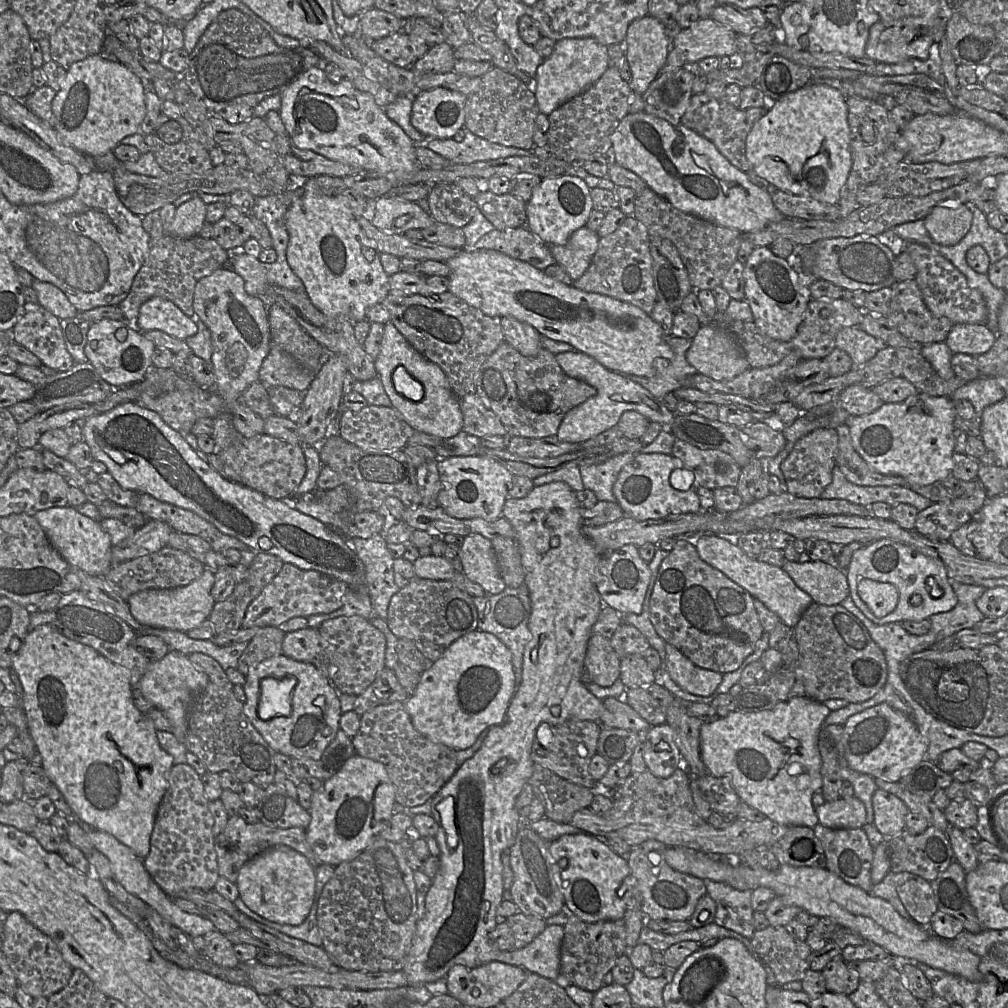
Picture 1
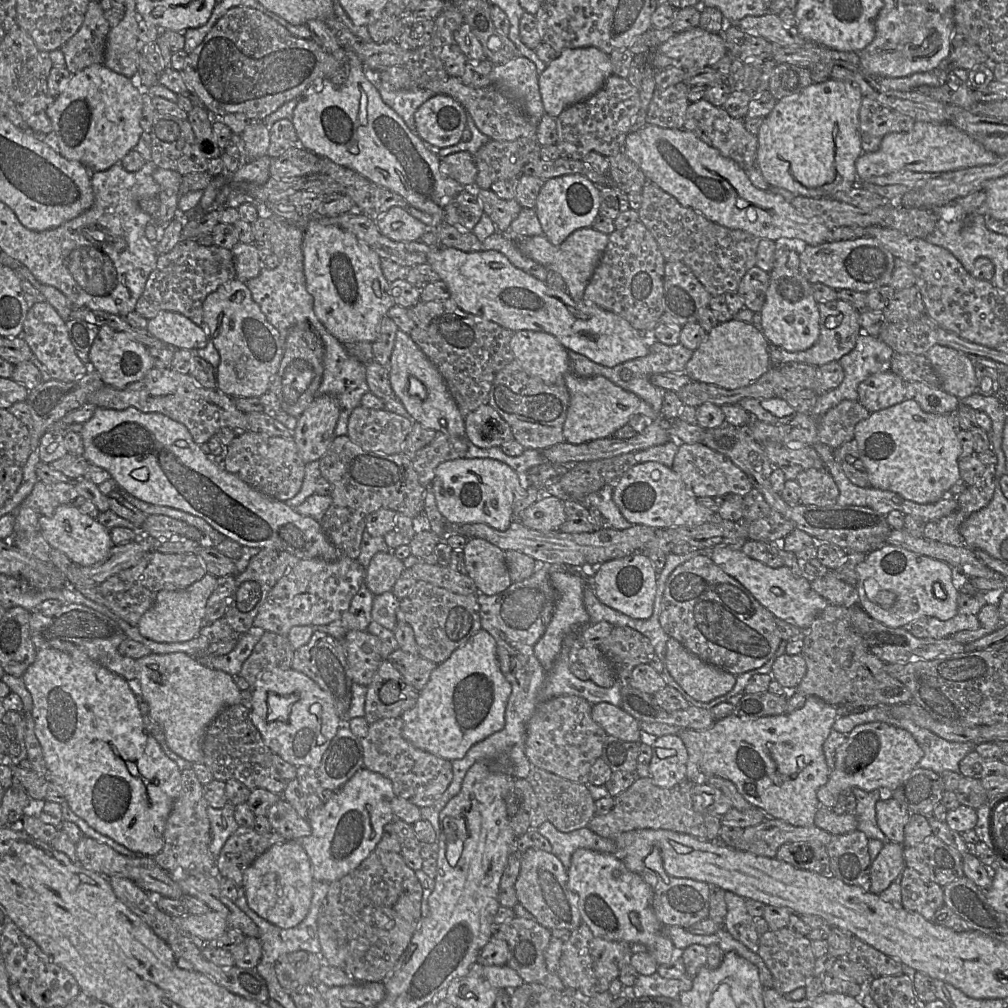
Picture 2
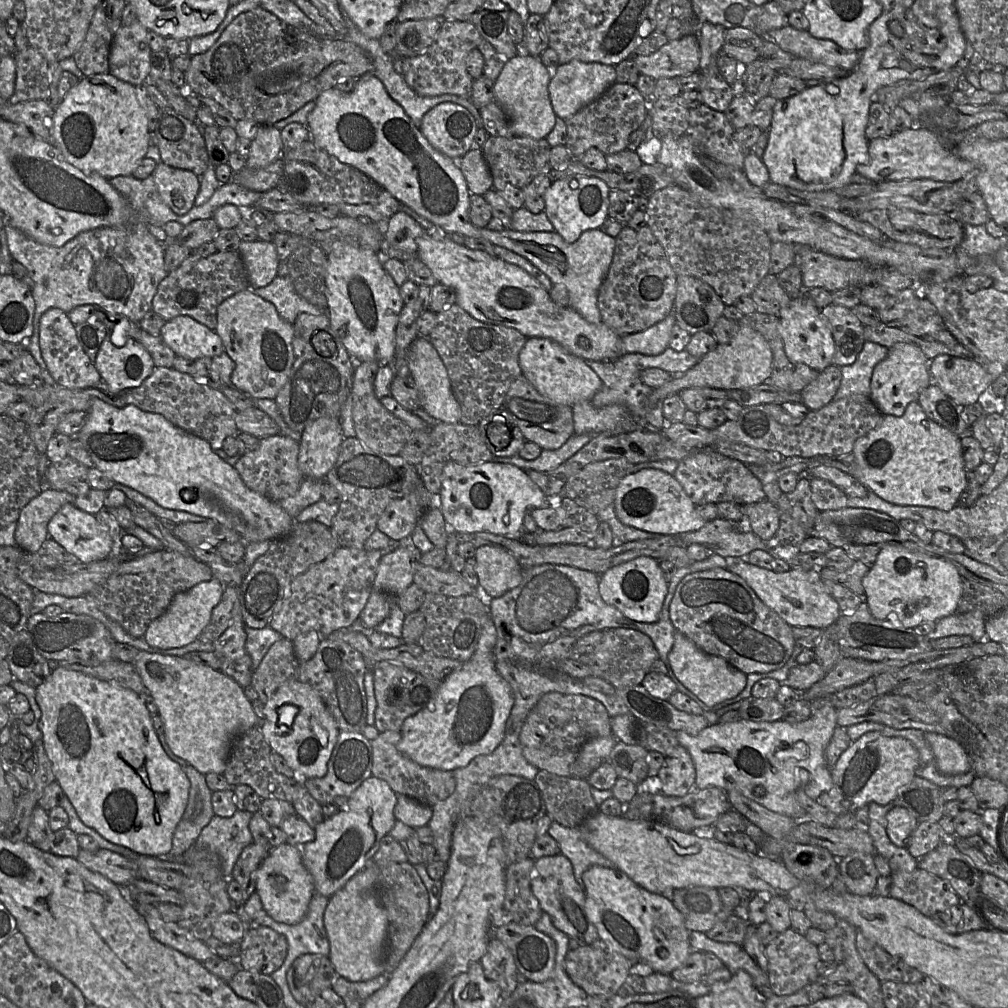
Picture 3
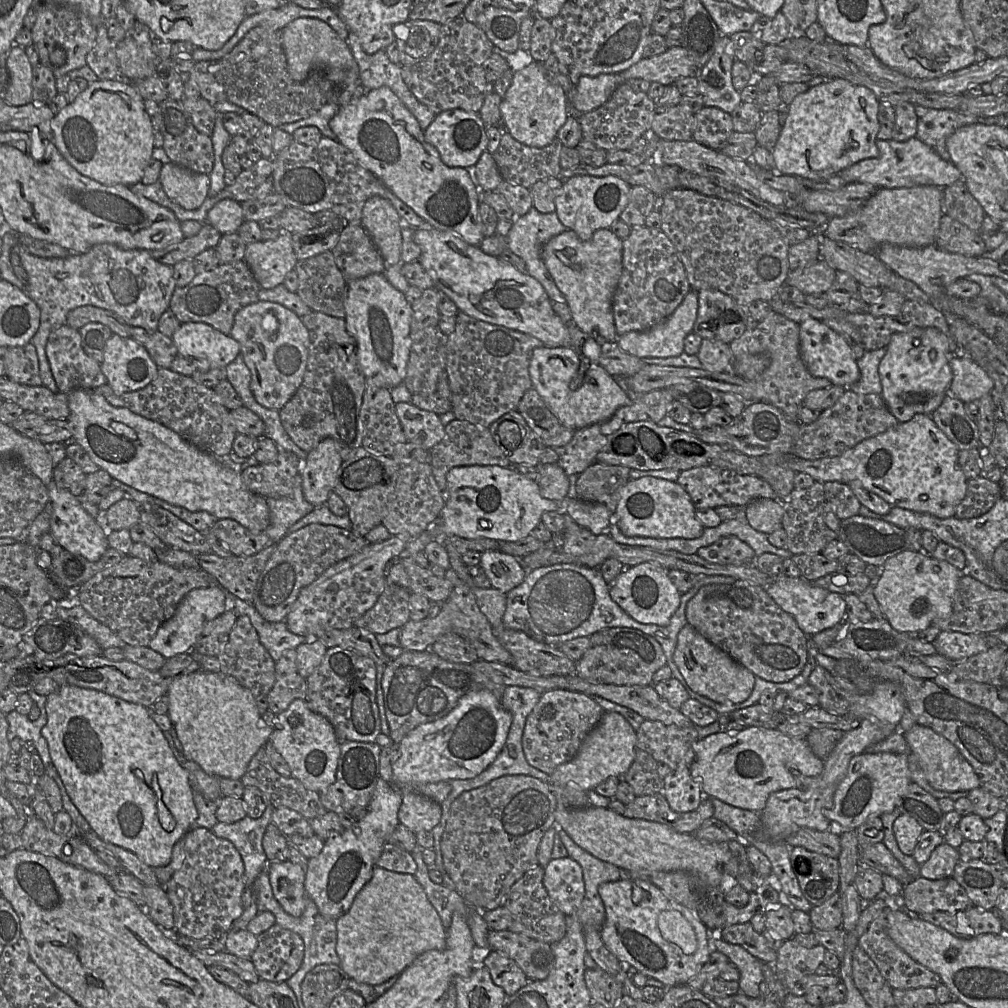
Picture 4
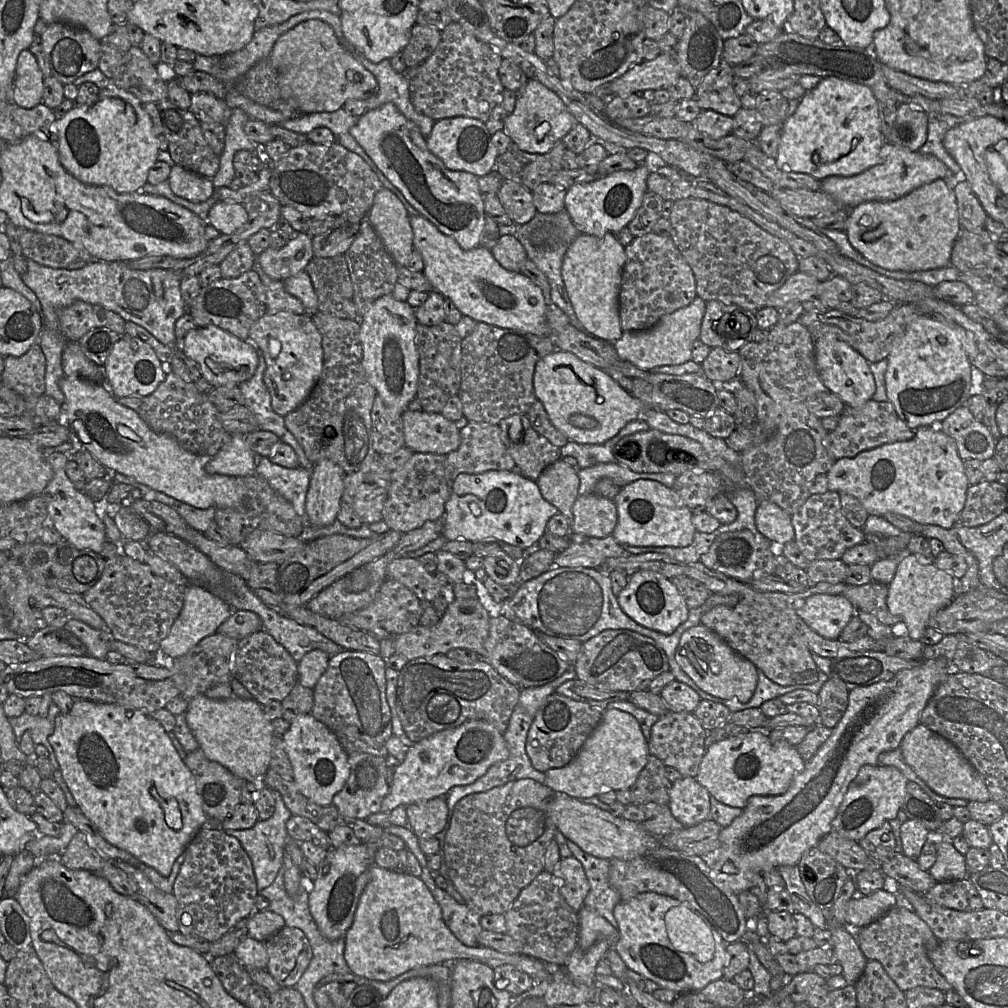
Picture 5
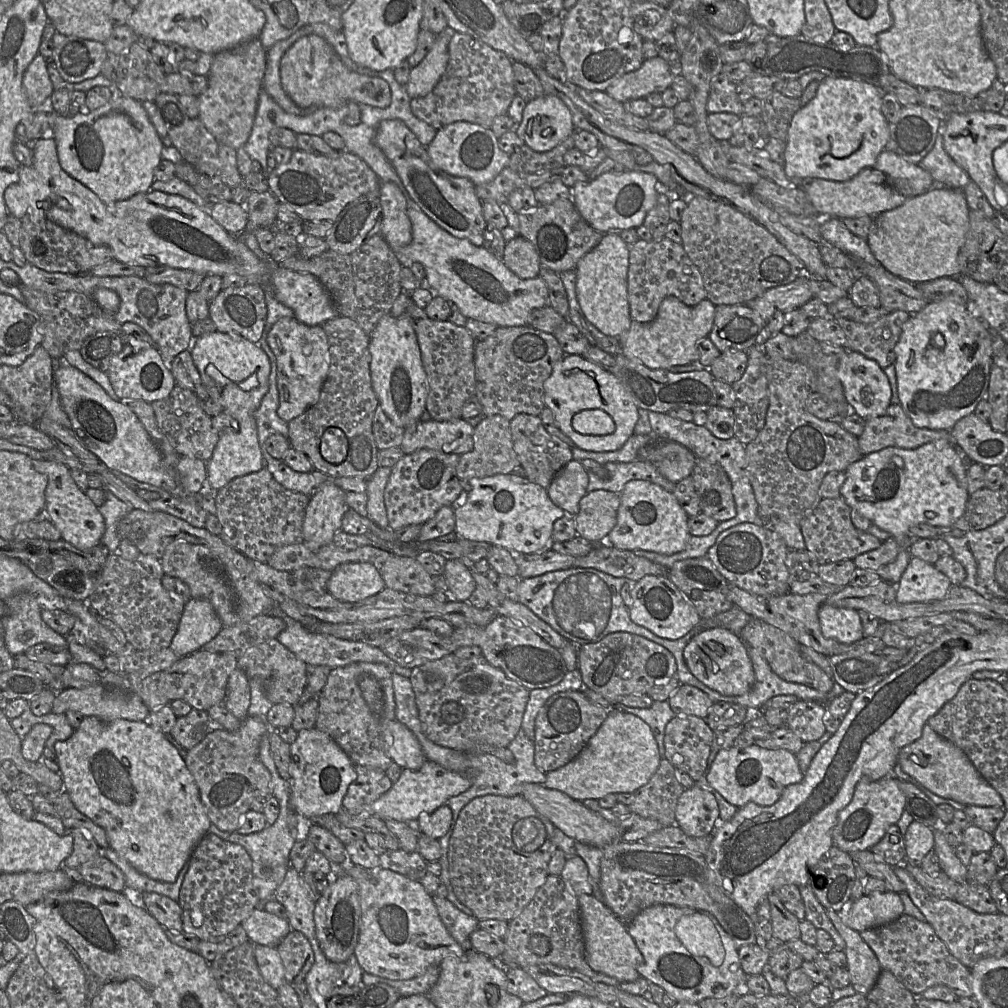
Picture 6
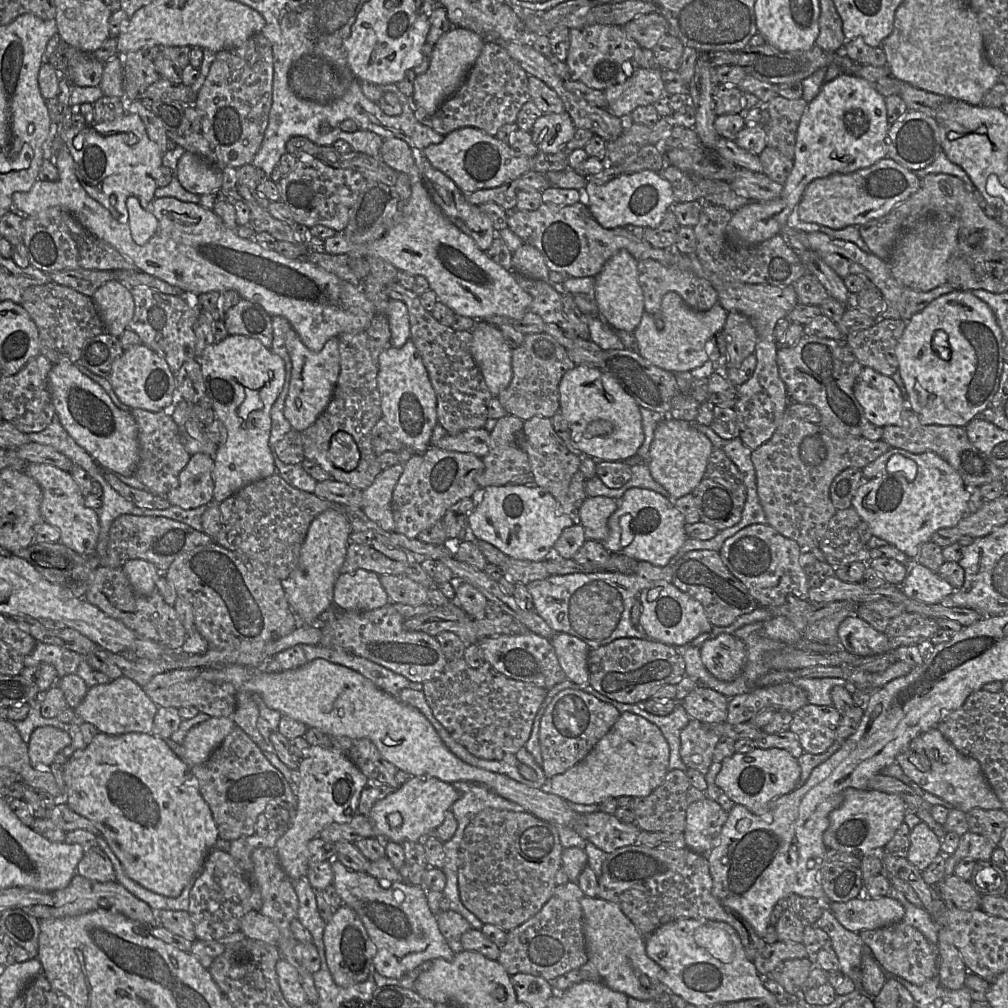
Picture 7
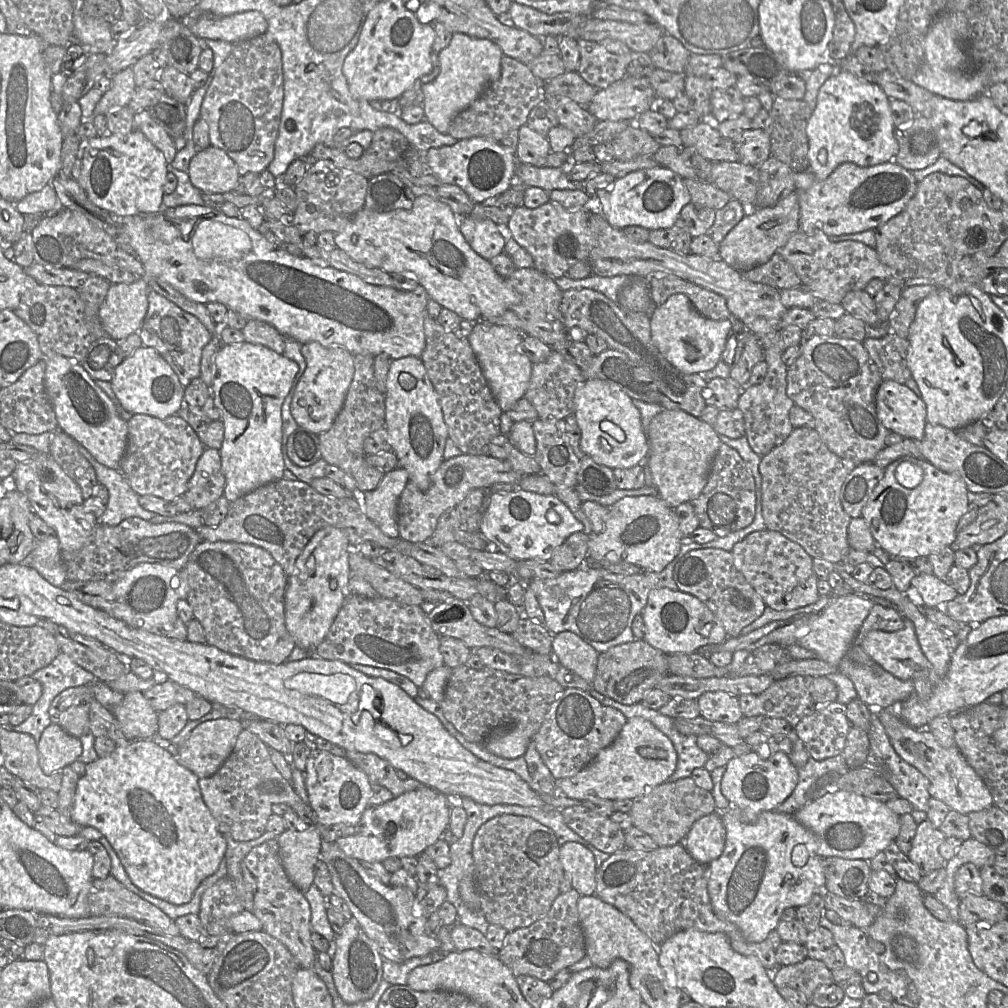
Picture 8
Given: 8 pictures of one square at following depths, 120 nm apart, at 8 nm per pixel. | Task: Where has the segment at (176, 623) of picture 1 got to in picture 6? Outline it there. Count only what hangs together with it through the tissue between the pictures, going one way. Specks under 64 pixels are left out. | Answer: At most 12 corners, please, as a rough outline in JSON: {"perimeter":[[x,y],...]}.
{"perimeter":[[209,601],[185,604],[169,648],[180,658],[222,628]]}

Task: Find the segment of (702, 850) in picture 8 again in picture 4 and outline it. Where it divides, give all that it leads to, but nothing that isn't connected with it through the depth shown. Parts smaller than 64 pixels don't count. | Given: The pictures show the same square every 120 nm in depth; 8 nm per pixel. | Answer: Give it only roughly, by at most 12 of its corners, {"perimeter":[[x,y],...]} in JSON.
{"perimeter":[[689,766],[664,779],[662,794],[676,812],[698,808],[704,793]]}

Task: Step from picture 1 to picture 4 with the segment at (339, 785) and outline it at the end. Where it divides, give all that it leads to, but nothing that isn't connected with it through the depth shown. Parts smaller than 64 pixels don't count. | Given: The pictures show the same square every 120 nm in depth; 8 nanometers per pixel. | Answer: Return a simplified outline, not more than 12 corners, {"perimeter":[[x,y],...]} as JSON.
{"perimeter":[[378,778],[358,827],[308,860],[305,890],[337,920],[400,824],[402,791]]}

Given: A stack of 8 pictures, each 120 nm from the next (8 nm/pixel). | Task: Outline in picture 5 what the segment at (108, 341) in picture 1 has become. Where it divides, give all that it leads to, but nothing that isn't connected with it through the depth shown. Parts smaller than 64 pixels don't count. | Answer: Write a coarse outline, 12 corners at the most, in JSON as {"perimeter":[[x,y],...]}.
{"perimeter":[[121,336],[103,366],[115,398],[148,396],[168,372],[154,350]]}

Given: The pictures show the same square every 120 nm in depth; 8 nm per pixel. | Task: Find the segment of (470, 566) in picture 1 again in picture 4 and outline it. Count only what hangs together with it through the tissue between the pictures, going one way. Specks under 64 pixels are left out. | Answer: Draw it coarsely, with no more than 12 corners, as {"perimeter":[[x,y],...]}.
{"perimeter":[[481,553],[480,565],[494,589],[507,593],[523,582],[520,558]]}

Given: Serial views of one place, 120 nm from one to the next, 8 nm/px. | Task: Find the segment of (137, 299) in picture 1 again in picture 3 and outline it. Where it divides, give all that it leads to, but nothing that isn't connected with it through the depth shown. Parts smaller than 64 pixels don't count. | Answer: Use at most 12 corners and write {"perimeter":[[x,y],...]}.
{"perimeter":[[238,251],[192,252],[151,311],[215,331],[219,304],[249,288]]}

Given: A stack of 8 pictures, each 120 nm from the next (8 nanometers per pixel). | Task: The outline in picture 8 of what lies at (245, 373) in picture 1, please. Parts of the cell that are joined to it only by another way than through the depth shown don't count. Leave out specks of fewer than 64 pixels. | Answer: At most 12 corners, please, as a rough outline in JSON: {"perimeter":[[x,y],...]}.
{"perimeter":[[302,344],[307,366],[291,401],[317,435],[340,412],[354,376],[343,347]]}

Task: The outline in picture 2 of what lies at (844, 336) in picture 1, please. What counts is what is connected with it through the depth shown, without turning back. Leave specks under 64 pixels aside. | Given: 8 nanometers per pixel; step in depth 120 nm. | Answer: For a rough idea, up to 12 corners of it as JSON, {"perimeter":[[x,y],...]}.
{"perimeter":[[862,332],[839,360],[842,383],[820,395],[809,413],[818,419],[843,400],[857,400],[859,384],[889,370],[894,353]]}

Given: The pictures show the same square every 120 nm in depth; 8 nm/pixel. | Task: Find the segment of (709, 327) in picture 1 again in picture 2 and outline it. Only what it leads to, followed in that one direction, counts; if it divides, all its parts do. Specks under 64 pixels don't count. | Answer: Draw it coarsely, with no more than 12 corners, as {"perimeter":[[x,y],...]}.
{"perimeter":[[732,318],[712,328],[685,374],[725,389],[770,367],[770,343]]}

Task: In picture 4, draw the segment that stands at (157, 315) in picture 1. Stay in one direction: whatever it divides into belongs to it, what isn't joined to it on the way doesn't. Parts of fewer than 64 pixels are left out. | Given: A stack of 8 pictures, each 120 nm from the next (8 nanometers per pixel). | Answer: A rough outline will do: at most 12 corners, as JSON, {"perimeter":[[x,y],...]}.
{"perimeter":[[202,322],[181,323],[171,340],[201,371],[240,355],[236,340]]}

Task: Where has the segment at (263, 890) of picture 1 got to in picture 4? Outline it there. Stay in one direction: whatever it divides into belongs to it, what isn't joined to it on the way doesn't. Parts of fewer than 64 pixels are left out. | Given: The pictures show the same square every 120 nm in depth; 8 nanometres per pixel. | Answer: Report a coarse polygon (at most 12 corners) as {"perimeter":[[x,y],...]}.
{"perimeter":[[268,862],[275,899],[294,917],[306,905],[305,870]]}

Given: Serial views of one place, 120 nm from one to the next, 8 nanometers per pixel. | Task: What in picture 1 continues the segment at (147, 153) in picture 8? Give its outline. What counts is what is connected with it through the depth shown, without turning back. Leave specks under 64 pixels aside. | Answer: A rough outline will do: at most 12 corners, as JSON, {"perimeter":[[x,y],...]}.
{"perimeter":[[77,61],[52,101],[62,141],[92,157],[137,133],[142,80]]}

